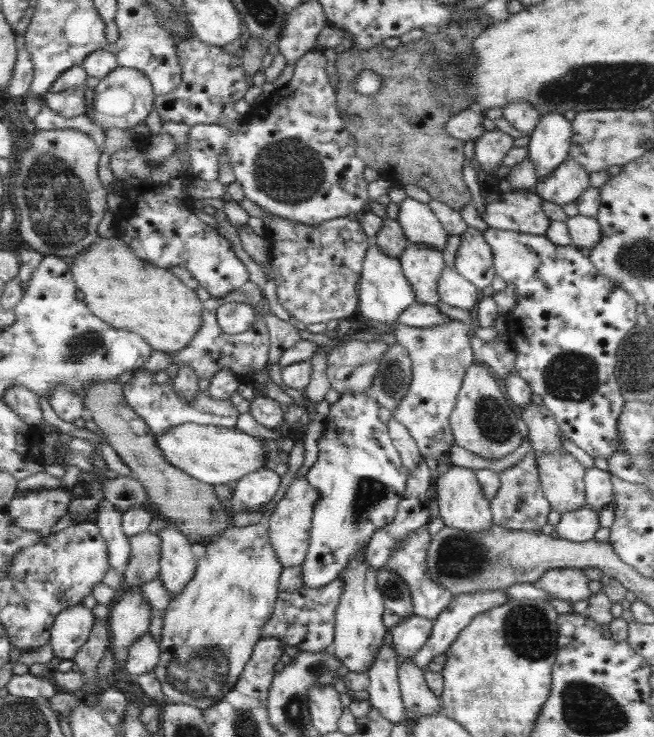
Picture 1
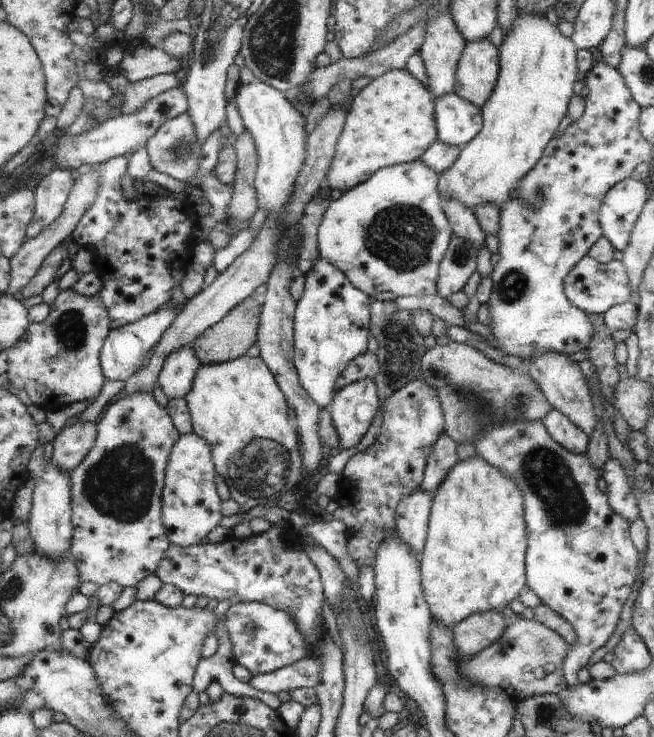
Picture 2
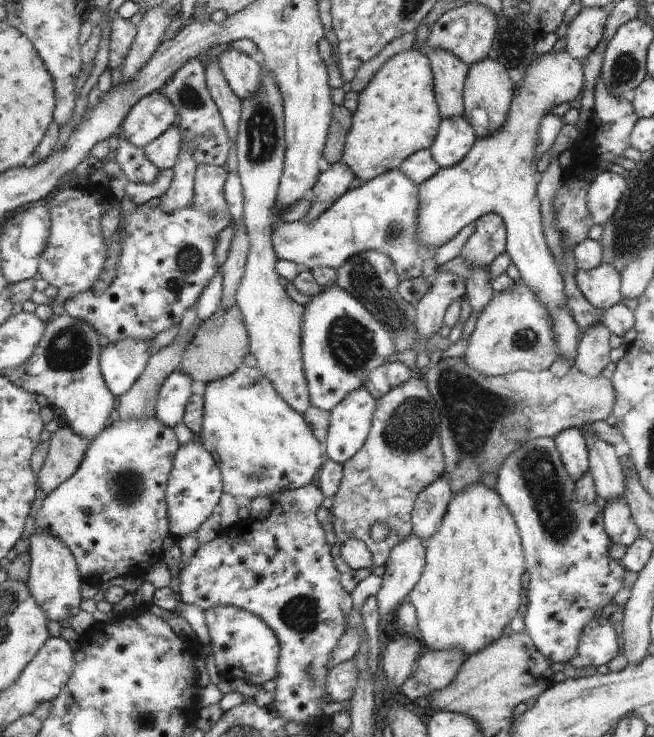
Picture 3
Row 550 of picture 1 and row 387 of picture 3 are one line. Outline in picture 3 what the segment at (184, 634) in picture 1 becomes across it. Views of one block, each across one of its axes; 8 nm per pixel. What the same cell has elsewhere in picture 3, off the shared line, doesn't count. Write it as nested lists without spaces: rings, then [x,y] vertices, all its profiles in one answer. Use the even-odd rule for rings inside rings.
[[[245,362],[232,375],[206,384],[206,387],[204,388],[203,432],[199,439],[202,442],[211,442],[211,446],[213,446],[214,451],[218,454],[221,462],[220,469],[224,476],[224,490],[237,498],[237,500],[239,500],[240,497],[252,499],[257,498],[257,496],[267,497],[276,492],[281,493],[285,490],[290,491],[291,489],[300,489],[301,487],[307,486],[316,480],[315,476],[319,474],[319,471],[323,468],[323,463],[326,460],[326,458],[323,458],[323,454],[326,453],[326,446],[321,444],[320,440],[317,440],[312,426],[305,420],[304,415],[297,412],[292,405],[280,395],[280,392],[277,392],[275,385],[269,380],[269,378],[267,378],[267,375],[258,366],[252,367]]]

